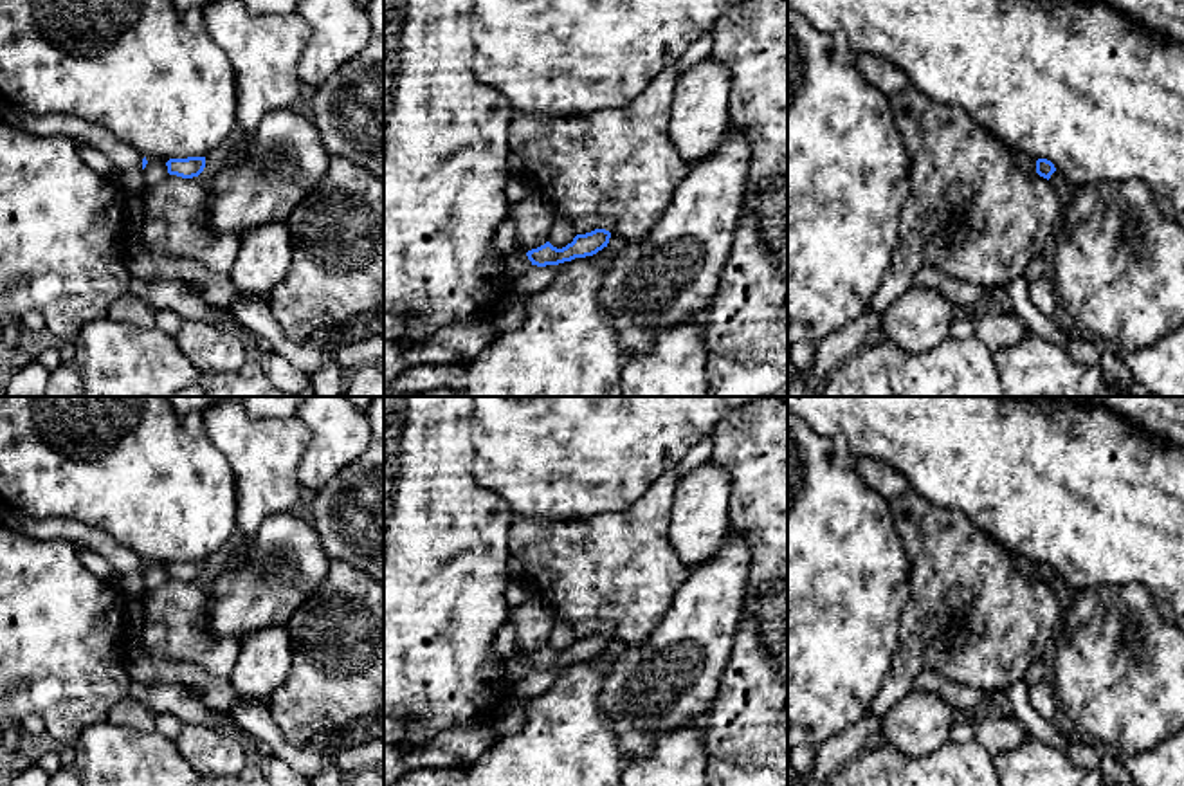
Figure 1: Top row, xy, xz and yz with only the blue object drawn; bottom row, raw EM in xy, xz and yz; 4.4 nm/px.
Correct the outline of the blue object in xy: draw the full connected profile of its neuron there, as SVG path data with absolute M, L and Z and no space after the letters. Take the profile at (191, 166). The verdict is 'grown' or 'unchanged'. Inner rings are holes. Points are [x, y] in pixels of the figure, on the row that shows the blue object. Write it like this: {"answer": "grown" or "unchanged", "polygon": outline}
{"answer": "unchanged", "polygon": "M205 157L169 159L168 173L182 178L198 177L205 168Z"}

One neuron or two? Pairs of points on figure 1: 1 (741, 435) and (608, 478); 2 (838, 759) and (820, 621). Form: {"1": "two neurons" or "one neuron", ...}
{"1": "two neurons", "2": "two neurons"}

